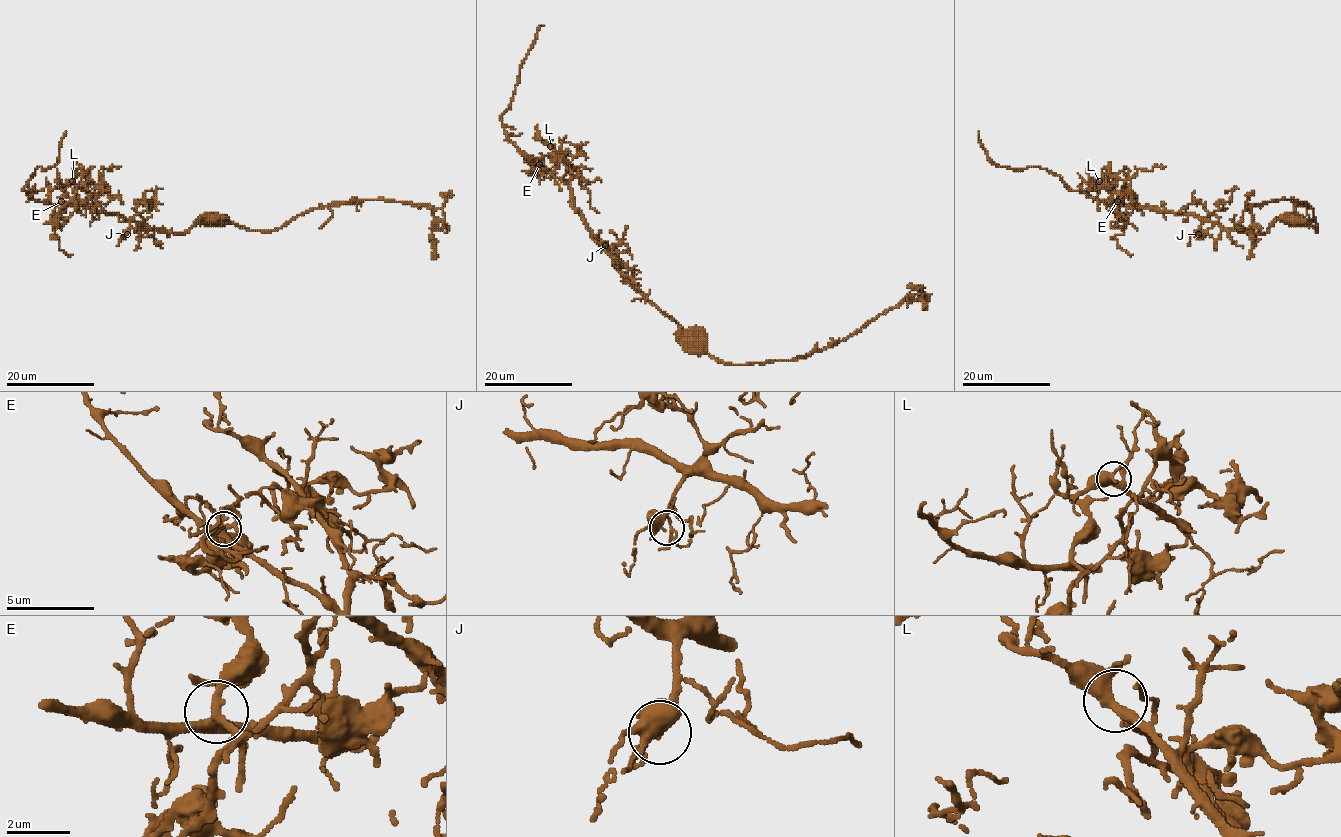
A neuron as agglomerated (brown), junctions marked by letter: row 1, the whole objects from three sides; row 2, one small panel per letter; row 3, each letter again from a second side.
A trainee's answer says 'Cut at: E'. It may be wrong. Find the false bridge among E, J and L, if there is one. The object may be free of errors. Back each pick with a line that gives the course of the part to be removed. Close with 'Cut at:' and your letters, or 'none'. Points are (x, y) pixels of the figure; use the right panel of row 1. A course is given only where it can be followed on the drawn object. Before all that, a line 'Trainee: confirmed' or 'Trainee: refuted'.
Trainee: confirmed
E: course (1117, 201), (1112, 209), (1124, 223), (1117, 227), (1111, 223), (1115, 222), (1123, 232), (1112, 238), (1132, 255)
Cut at: E

